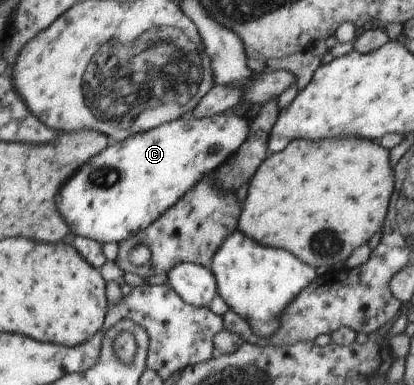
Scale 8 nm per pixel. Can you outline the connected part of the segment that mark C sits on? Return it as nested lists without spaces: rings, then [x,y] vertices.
[[[225,112],[208,118],[181,116],[149,131],[130,135],[122,142],[111,143],[84,163],[63,185],[57,201],[60,214],[76,236],[103,244],[110,241],[119,243],[136,231],[149,227],[193,186],[205,177],[211,177],[244,144],[250,132],[250,123],[251,119],[237,113]]]

